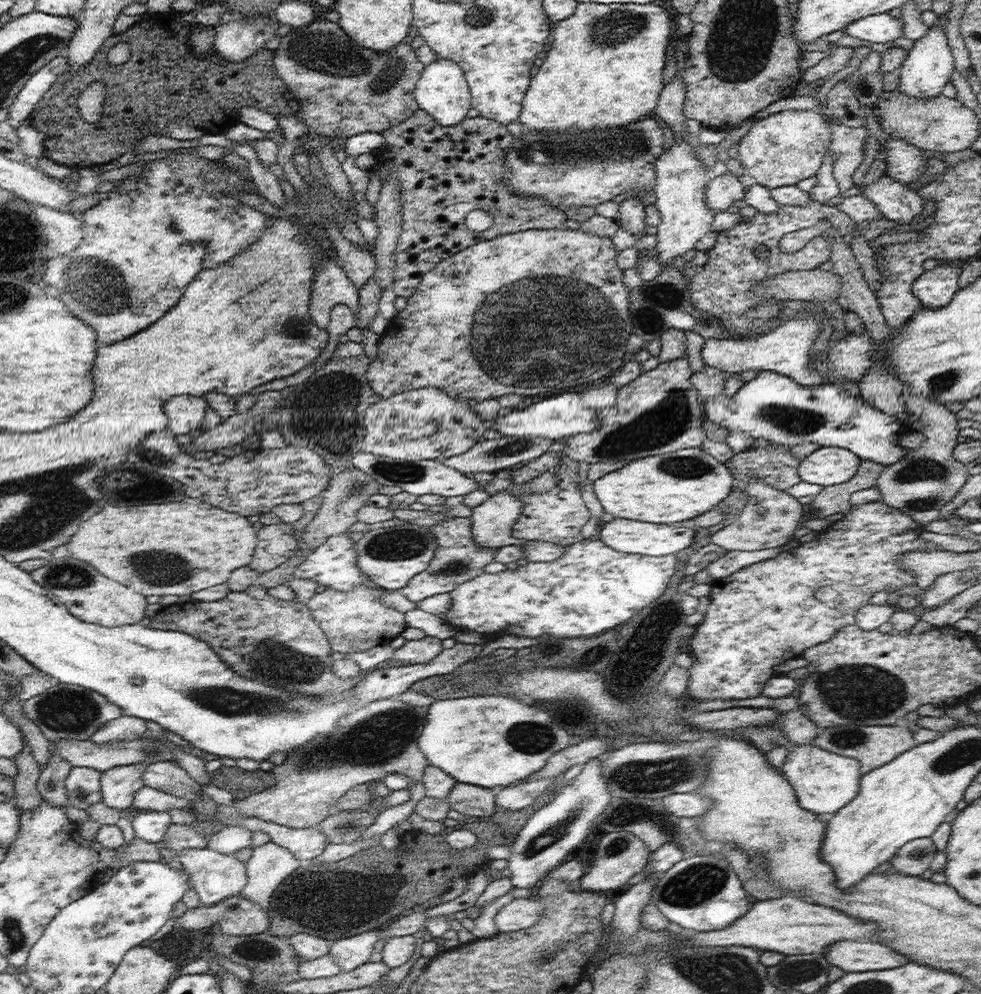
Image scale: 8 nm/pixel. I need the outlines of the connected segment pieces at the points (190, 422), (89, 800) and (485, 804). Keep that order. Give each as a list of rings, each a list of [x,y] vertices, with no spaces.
[[[178,395],[166,402],[164,413],[168,419],[168,429],[174,434],[190,434],[192,430],[203,428],[208,403],[204,397]]]
[[[74,766],[65,780],[68,806],[87,810],[91,804],[102,801],[102,773],[84,766]]]
[[[457,782],[450,791],[447,802],[452,810],[466,817],[485,817],[494,814],[496,790],[476,784]]]

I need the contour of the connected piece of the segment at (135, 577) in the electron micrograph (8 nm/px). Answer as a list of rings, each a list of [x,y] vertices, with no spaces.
[[[202,501],[199,504],[170,502],[170,504],[148,504],[132,508],[112,508],[106,504],[98,514],[81,525],[80,532],[70,537],[68,550],[78,558],[97,568],[104,576],[131,587],[144,596],[186,596],[226,583],[230,572],[251,563],[256,545],[257,530],[247,518],[222,507]]]

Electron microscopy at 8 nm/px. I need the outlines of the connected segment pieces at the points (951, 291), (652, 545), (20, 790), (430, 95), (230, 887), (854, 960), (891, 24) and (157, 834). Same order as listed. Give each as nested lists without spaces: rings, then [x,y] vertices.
[[[934,263],[914,281],[913,293],[924,307],[945,307],[961,289],[959,278],[961,265],[953,263]]]
[[[609,518],[608,522],[603,522],[602,530],[600,530],[601,539],[610,548],[626,554],[644,554],[648,556],[675,555],[692,544],[694,532],[694,528],[682,527],[679,524],[646,523],[622,518]]]
[[[23,736],[25,745],[22,752],[14,758],[18,765],[18,774],[13,779],[15,788],[15,798],[12,800],[15,805],[22,810],[34,810],[38,808],[43,801],[39,790],[37,789],[37,780],[41,773],[40,765],[35,761],[30,745],[27,744]]]
[[[437,59],[425,66],[423,73],[416,83],[414,98],[419,108],[425,110],[441,125],[458,124],[466,115],[473,113],[471,108],[470,89],[461,66],[450,59]]]
[[[210,847],[201,849],[185,848],[176,854],[176,858],[184,871],[190,875],[190,883],[198,895],[200,903],[204,905],[215,905],[224,898],[229,898],[242,893],[248,882],[246,877],[246,864],[237,860],[233,854],[222,854]]]
[[[840,940],[830,944],[822,954],[831,963],[845,972],[868,972],[896,968],[910,962],[906,956],[896,954],[892,948],[886,948],[878,942],[858,942],[858,940]]]
[[[888,12],[855,20],[845,29],[851,37],[877,44],[885,44],[904,36],[903,21],[892,17]]]
[[[140,811],[131,821],[136,838],[142,838],[158,845],[168,827],[173,823],[168,811]]]

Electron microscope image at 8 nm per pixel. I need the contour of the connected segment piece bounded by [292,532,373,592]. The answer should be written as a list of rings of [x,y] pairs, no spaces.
[[[348,532],[334,534],[317,546],[303,561],[295,568],[292,578],[310,579],[316,581],[322,586],[333,588],[334,590],[348,592],[358,585],[366,583],[369,585],[371,580],[358,568],[357,552],[355,551],[355,542],[350,539]]]

